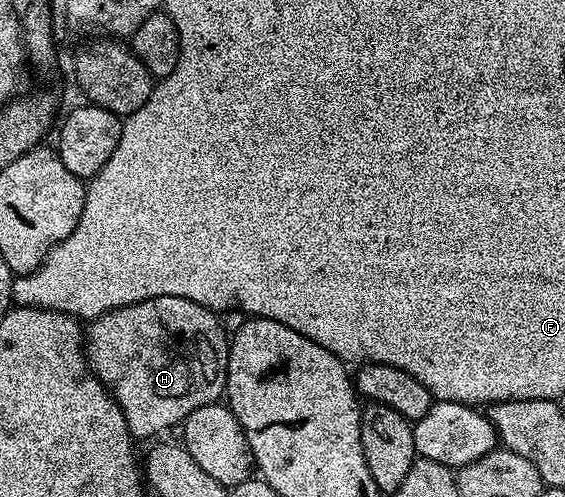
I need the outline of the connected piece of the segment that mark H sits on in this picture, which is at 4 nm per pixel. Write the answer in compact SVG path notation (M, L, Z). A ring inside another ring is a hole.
M151 297L139 301L135 305L120 307L114 311L103 313L97 319L88 324L87 334L85 336L85 358L89 360L89 368L93 370L94 375L101 380L106 391L113 396L113 400L123 409L123 417L129 426L129 434L134 440L141 439L152 440L156 431L165 431L168 427L184 424L185 418L195 409L199 409L208 403L218 402L225 393L225 378L227 377L227 365L229 364L229 339L227 331L221 328L221 323L216 314L208 311L203 305L195 301L187 301L187 297Z

